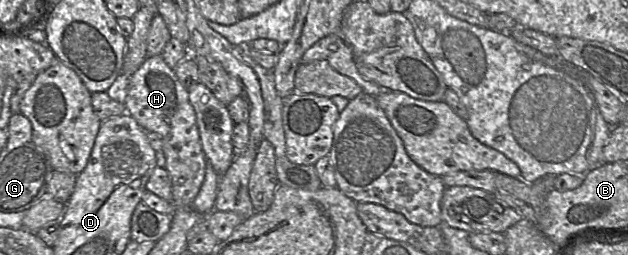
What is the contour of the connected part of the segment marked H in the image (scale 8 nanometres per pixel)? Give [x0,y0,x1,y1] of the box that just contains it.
[124,56,208,207]

